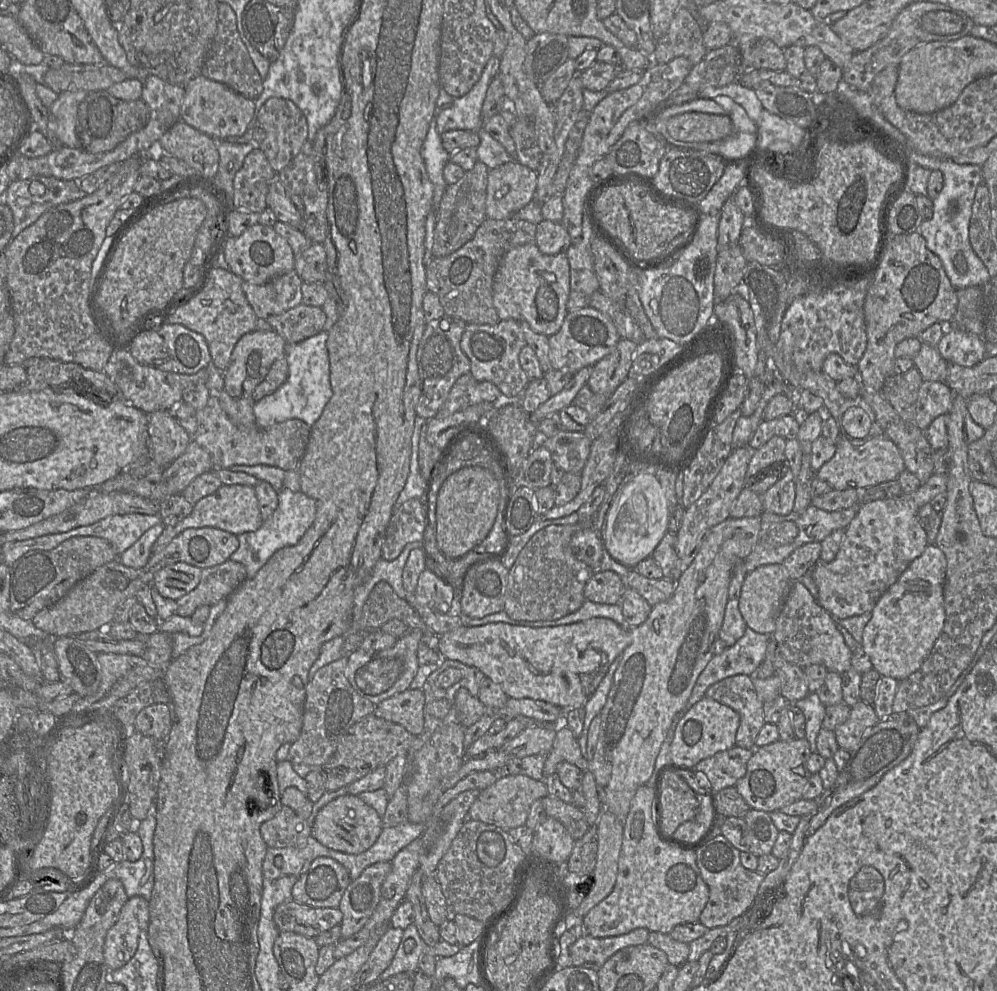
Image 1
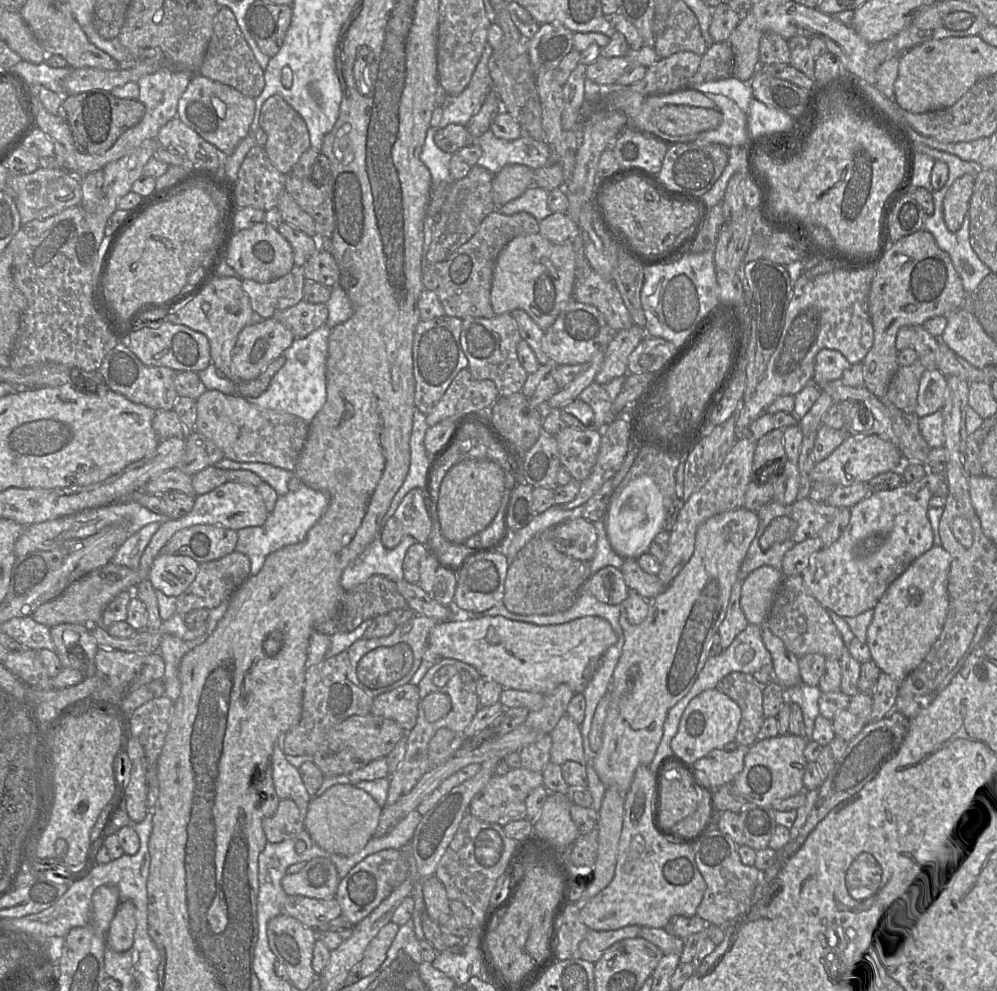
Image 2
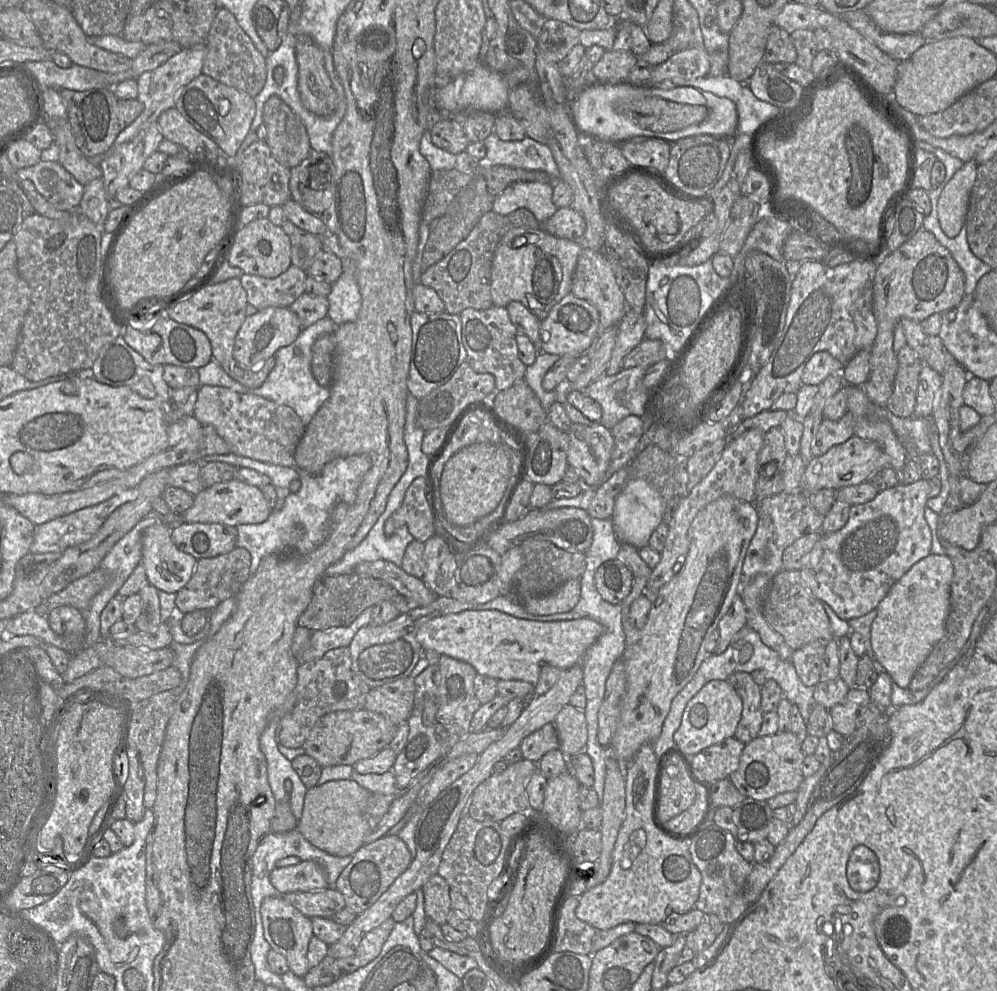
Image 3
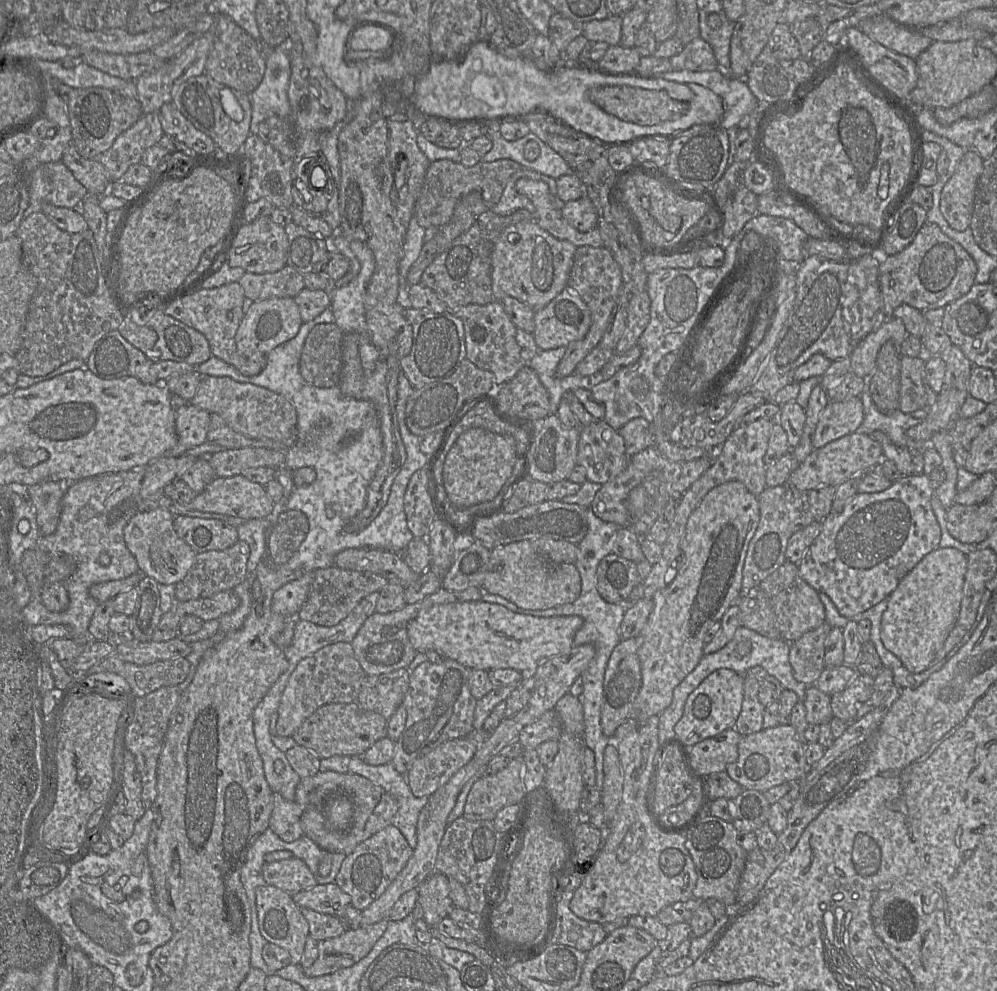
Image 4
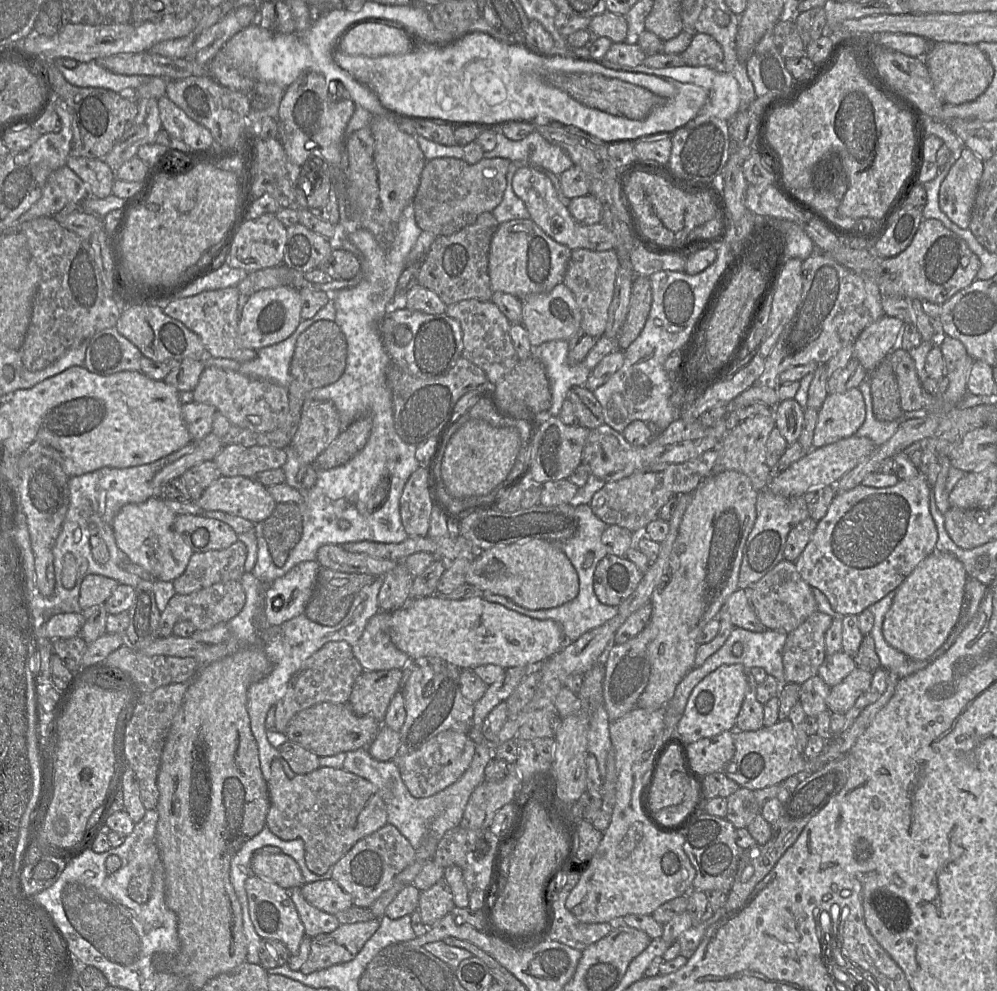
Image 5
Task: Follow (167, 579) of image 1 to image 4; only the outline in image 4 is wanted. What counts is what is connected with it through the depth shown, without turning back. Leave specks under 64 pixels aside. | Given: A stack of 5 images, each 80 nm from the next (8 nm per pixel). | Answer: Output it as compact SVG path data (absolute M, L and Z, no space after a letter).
M162 507L135 513L124 528L124 540L142 574L153 578L159 584L171 585L181 581L196 556L194 550L174 530L174 516Z

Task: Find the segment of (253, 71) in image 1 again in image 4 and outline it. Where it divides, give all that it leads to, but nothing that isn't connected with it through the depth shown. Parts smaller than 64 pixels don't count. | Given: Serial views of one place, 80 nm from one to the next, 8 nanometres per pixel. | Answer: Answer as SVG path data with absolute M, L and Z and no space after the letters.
M218 14L214 32L215 39L206 61L205 74L218 83L250 95L261 83L266 69L266 57L260 43L223 14Z

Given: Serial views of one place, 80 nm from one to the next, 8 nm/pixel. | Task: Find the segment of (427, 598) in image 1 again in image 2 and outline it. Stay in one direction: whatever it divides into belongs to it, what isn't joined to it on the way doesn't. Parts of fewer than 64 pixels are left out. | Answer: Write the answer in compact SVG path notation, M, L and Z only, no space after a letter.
M428 551L420 561L419 572L418 584L431 598L444 606L454 606L456 570L442 565Z

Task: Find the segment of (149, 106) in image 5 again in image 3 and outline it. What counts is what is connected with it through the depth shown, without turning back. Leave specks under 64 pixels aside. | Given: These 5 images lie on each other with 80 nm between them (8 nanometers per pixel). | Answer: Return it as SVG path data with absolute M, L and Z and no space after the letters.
M155 122L141 130L131 141L112 145L110 156L99 164L109 198L115 198L118 190L129 187L130 179L143 169L144 162L158 150L163 139L158 123Z

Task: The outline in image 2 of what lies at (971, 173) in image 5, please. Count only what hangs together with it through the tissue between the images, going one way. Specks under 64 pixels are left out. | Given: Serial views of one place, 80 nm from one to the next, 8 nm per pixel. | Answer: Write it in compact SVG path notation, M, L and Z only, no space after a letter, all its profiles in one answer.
M965 174L955 180L943 200L943 217L950 232L957 232L969 210L974 189L974 176Z

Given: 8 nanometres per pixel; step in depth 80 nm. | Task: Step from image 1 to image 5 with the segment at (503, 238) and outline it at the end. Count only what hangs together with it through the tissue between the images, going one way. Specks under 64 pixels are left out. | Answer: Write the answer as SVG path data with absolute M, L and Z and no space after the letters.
M483 212L474 223L458 232L437 236L421 265L418 284L434 291L447 306L468 299L490 301L493 292L488 257L492 237L499 225L491 212Z

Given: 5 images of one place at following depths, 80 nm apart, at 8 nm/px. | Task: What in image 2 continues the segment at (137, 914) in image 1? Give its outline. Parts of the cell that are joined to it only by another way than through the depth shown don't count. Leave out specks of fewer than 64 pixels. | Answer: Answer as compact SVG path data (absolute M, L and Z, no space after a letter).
M127 900L120 903L106 934L106 945L116 952L125 952L133 945L136 928L135 905Z

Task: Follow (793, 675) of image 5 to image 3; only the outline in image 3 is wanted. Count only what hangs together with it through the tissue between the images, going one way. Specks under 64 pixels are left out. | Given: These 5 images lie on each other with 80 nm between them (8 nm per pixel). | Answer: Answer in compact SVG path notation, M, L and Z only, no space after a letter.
M816 640L793 651L792 663L804 685L815 687L820 682L826 644L824 641Z

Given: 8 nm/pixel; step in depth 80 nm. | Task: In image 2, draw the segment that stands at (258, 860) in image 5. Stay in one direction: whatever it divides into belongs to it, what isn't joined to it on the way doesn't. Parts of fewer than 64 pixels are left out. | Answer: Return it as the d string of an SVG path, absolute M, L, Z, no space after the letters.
M314 858L294 874L286 874L281 886L288 896L304 896L311 899L335 898L341 879L336 866L327 858Z

